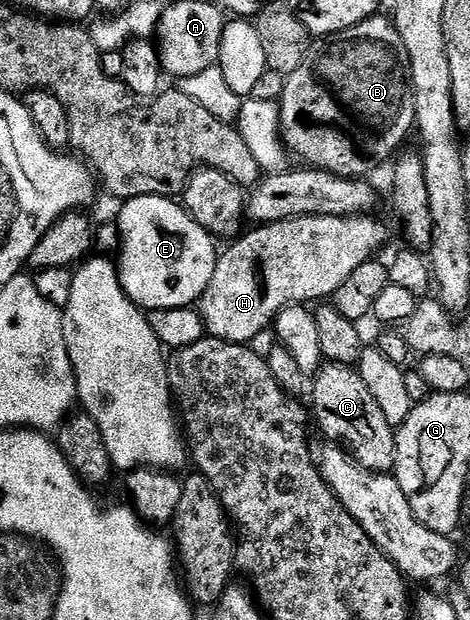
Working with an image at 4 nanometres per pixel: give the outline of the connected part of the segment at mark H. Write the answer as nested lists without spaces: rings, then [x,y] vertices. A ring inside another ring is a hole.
[[[357,215],[355,217],[291,217],[285,221],[278,223],[270,223],[269,225],[256,225],[252,230],[245,232],[231,242],[232,245],[228,250],[221,252],[216,258],[216,266],[214,267],[214,275],[210,279],[210,283],[206,287],[206,291],[201,295],[198,302],[198,312],[204,321],[204,327],[207,336],[217,337],[219,341],[229,341],[231,345],[248,345],[252,340],[263,331],[264,328],[271,326],[275,322],[277,315],[289,305],[295,303],[307,306],[308,301],[313,303],[323,302],[325,299],[331,298],[334,291],[338,291],[338,287],[342,287],[342,283],[346,283],[346,279],[350,279],[350,275],[354,275],[354,270],[362,267],[362,263],[373,260],[377,256],[376,253],[380,249],[380,244],[387,239],[388,233],[384,230],[384,225],[380,221],[375,221],[372,215]]]

